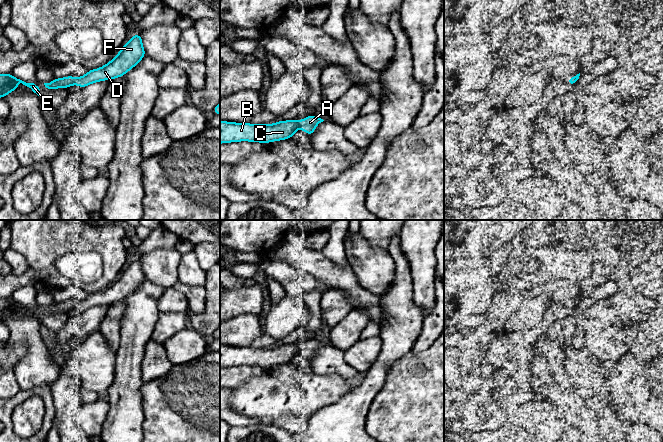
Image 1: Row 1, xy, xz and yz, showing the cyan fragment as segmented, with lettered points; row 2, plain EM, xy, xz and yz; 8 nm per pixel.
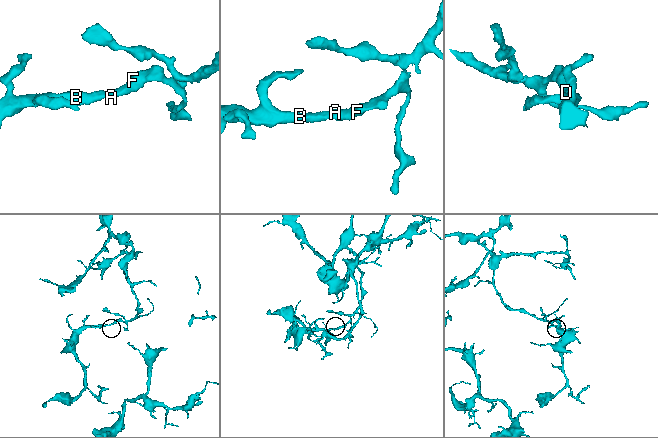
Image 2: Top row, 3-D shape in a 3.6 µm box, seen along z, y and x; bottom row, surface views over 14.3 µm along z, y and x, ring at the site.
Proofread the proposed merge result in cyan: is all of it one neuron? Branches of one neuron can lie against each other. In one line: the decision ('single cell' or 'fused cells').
single cell

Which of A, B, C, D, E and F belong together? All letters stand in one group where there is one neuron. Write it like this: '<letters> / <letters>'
A B C D E F

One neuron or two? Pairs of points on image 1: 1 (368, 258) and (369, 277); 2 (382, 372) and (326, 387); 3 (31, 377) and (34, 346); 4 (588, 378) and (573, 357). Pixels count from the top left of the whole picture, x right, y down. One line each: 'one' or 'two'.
1: one
2: two
3: one
4: one

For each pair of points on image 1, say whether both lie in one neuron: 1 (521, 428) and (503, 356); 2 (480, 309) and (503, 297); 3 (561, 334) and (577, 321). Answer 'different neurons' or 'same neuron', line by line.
1: different neurons
2: different neurons
3: same neuron

